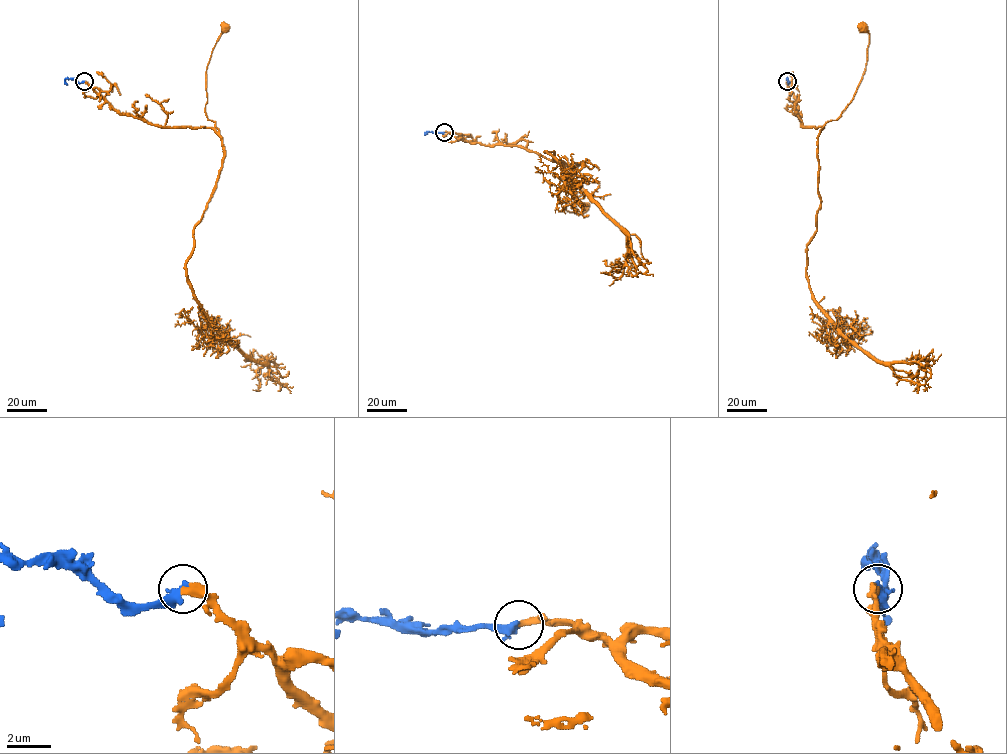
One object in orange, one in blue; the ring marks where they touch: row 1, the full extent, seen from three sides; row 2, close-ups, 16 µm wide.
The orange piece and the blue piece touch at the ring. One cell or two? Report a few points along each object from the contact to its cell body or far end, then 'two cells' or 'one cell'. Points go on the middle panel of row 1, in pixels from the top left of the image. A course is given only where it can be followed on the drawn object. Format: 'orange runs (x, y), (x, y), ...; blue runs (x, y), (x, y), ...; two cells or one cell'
orange runs (443, 132), (488, 145), (526, 148), (566, 168), (579, 164), (566, 186), (566, 209), (581, 214), (585, 207); blue runs (443, 132), (427, 133); one cell

